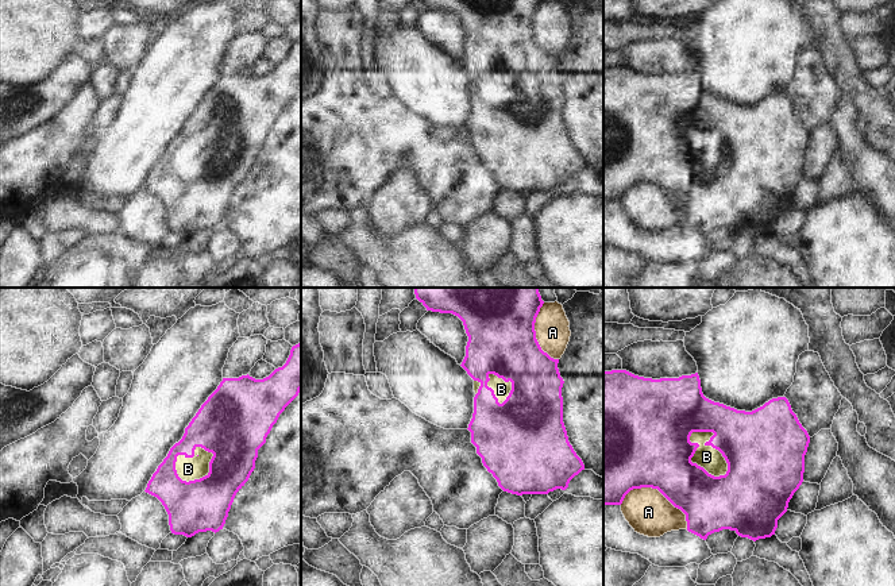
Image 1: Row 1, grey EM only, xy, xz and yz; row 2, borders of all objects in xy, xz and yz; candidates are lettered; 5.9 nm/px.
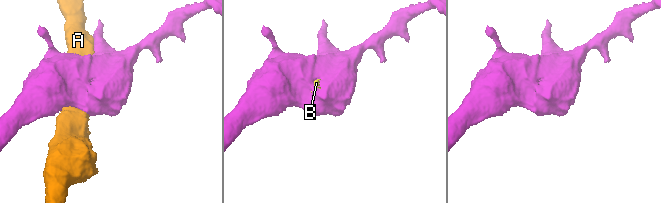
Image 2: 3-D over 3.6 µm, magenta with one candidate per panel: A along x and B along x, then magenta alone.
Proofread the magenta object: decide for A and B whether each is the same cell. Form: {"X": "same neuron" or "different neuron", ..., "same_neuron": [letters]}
{"A": "different neuron", "B": "same neuron", "same_neuron": ["B"]}

